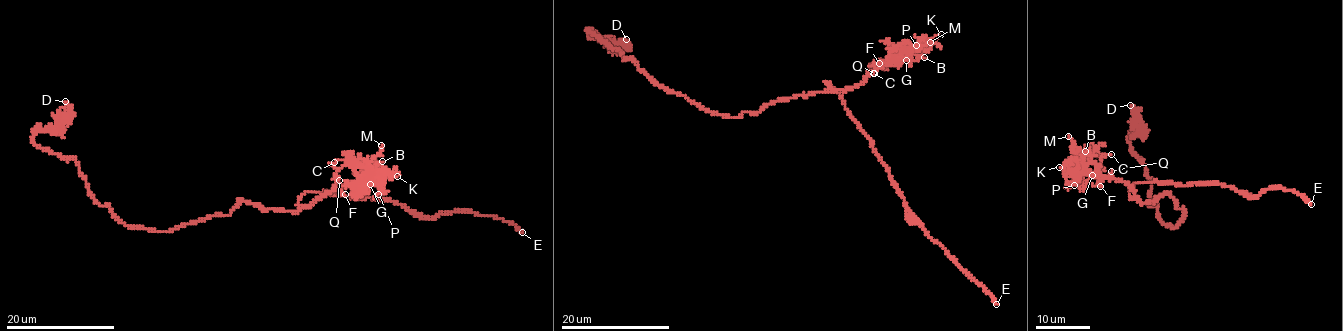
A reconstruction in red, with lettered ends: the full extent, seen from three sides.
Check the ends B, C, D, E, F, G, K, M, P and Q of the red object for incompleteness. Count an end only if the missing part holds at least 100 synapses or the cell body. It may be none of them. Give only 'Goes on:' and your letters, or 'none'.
Goes on: E

